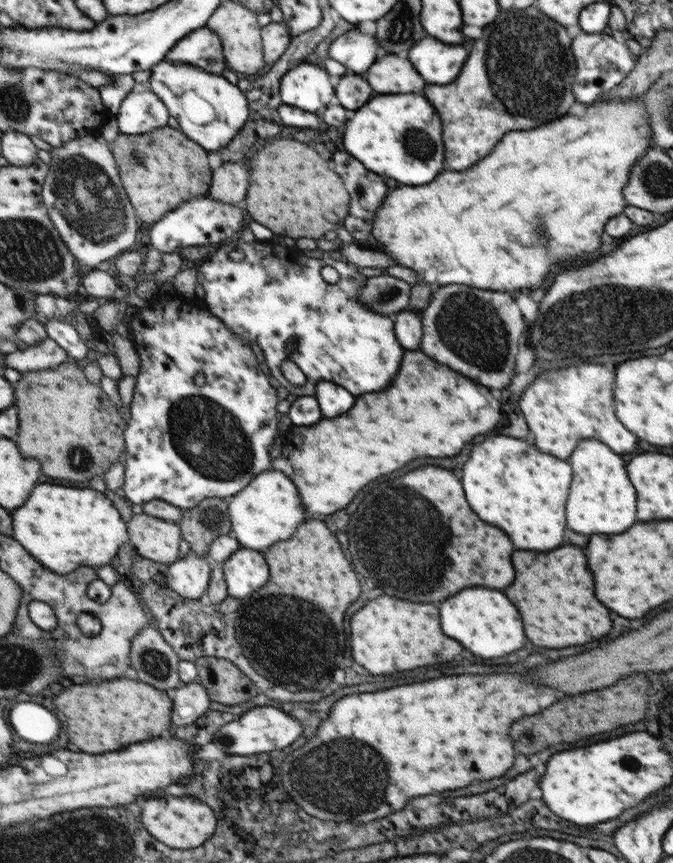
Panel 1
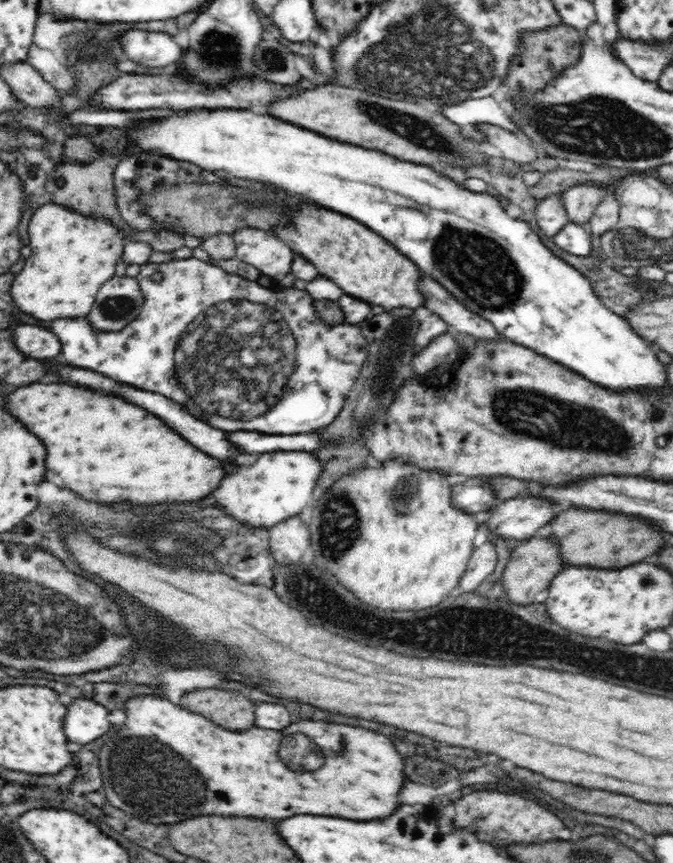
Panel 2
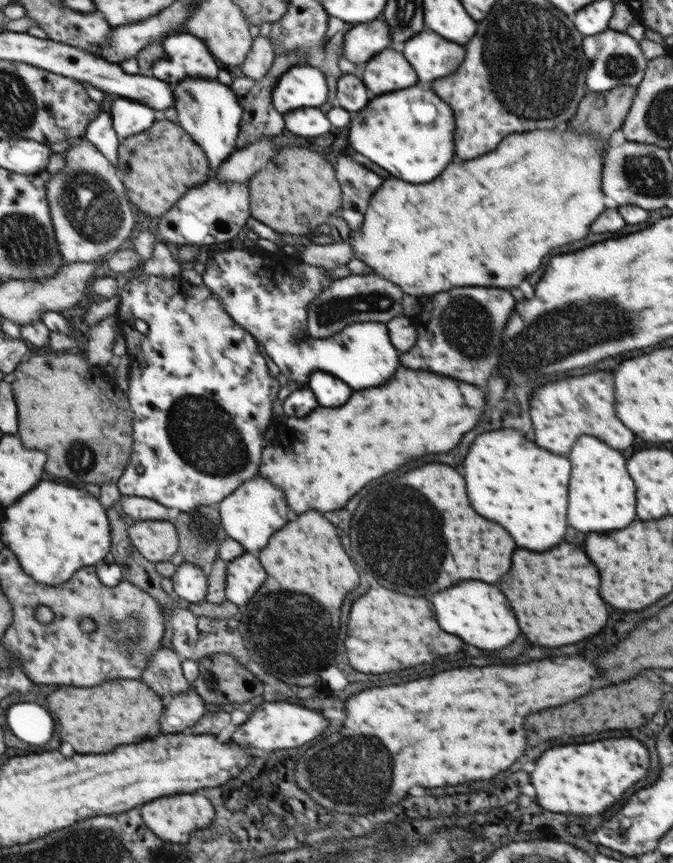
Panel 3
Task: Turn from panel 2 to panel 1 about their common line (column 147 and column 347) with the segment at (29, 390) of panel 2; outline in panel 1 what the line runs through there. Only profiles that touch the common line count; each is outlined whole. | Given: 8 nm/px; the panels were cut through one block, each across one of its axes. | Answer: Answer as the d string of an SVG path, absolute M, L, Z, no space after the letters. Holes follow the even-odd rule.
M419 349L404 354L402 366L394 382L382 390L372 394L362 394L354 402L354 406L336 418L322 418L314 426L294 425L294 438L292 442L282 450L276 460L272 460L272 468L284 472L298 488L298 494L302 498L302 506L312 514L332 514L352 502L352 498L372 480L386 476L390 472L396 472L404 468L410 460L432 456L454 456L458 454L466 442L470 442L474 436L490 432L498 420L500 420L500 402L488 392L488 387L480 386L476 382L470 382L468 378L456 378L459 373L450 372L444 368L444 364L432 362L430 356L426 356Z

